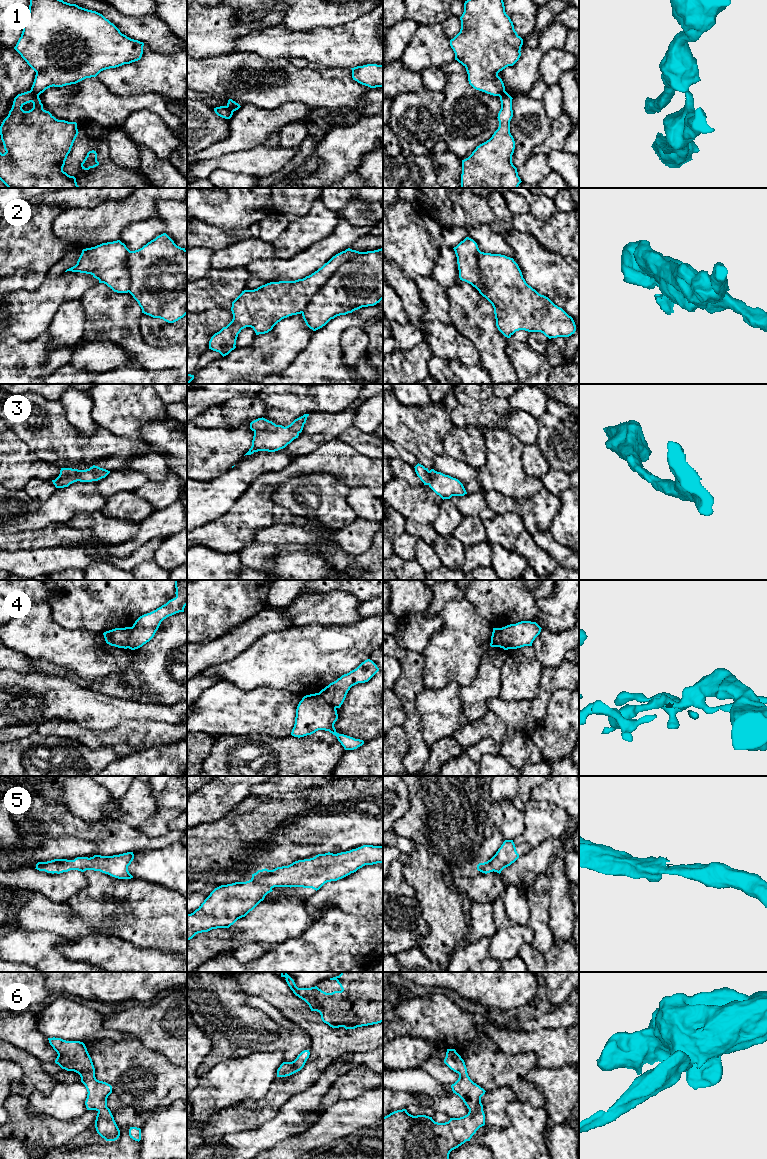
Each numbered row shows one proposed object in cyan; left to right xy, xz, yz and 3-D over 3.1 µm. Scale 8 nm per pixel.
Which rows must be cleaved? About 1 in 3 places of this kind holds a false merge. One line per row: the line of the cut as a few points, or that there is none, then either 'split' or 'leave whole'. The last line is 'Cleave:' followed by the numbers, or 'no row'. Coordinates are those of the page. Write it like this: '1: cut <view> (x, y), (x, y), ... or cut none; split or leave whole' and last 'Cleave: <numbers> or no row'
1: cut xy (30, 90), (38, 96); split
2: cut xz (362, 252), (347, 259), (330, 276), (301, 312); split
3: cut none; leave whole
4: cut xy (131, 627), (128, 647); split
5: cut none; leave whole
6: cut none; leave whole
Cleave: 1, 2, 4

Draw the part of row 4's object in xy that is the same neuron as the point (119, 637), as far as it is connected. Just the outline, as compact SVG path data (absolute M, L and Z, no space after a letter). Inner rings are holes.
M131 627L115 628L103 633L105 641L111 646L118 648L129 648L129 637Z

